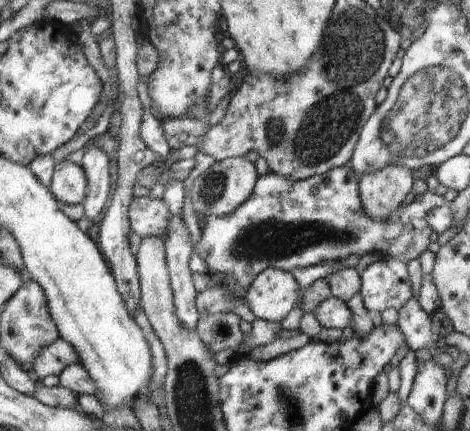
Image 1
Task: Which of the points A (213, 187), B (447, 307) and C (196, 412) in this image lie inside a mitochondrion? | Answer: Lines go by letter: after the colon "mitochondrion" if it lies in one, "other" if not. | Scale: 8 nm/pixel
A: mitochondrion
B: other
C: mitochondrion

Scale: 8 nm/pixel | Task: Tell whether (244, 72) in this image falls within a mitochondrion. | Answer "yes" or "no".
no

